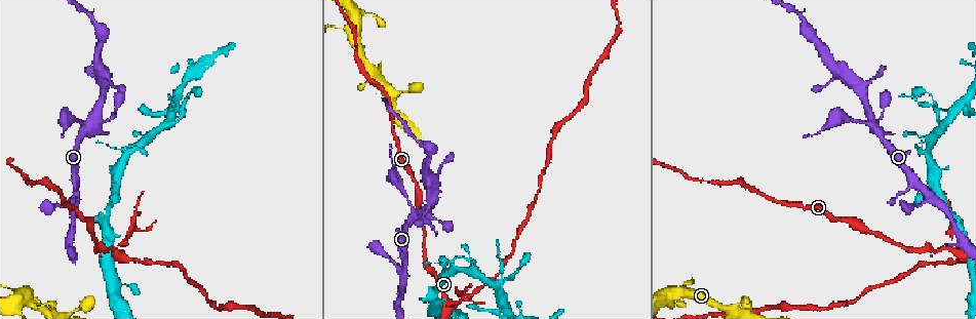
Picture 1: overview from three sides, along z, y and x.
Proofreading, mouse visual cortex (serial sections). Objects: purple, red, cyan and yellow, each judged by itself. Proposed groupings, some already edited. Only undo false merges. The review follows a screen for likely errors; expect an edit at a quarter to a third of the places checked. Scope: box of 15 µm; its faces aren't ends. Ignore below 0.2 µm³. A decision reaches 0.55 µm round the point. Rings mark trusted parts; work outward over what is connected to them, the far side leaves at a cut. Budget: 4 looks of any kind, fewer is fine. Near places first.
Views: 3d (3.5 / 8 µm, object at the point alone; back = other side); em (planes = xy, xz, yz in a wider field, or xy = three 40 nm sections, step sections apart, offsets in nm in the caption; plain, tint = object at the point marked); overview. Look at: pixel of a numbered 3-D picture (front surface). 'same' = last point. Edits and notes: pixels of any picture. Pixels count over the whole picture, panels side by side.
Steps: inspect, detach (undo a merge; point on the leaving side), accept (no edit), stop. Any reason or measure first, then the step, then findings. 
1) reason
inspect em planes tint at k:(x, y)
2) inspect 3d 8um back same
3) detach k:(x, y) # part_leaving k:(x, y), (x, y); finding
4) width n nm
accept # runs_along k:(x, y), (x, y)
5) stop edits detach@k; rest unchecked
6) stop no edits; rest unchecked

narrows sharply
inspect em xy step 3 tint at 1:(335, 28)

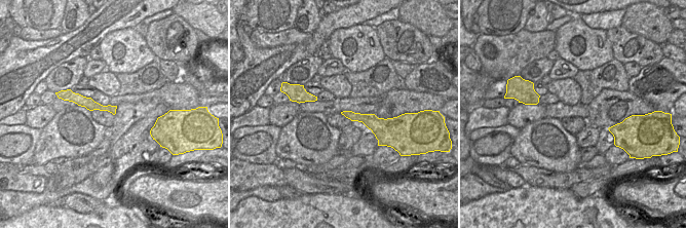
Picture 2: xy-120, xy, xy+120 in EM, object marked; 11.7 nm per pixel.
see where the arms go
inspect 3d 3.5um same

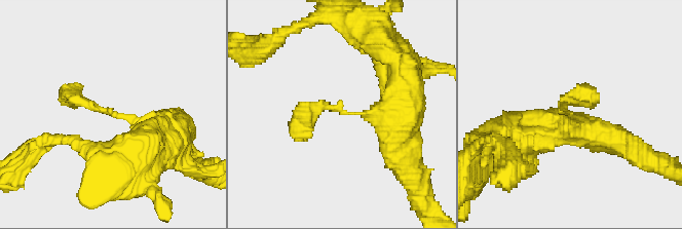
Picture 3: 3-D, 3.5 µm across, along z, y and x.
arm_widths 200, 450 nm
accept # runs_along 2:(75, 96), (90, 105), (113, 110); one cell here

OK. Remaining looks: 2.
arms part here
inspect 3d 3.5um at 1:(122, 256)

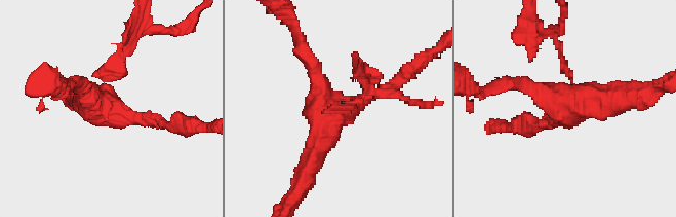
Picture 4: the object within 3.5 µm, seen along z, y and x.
inspect em xy step 3 tint at 4:(568, 108)

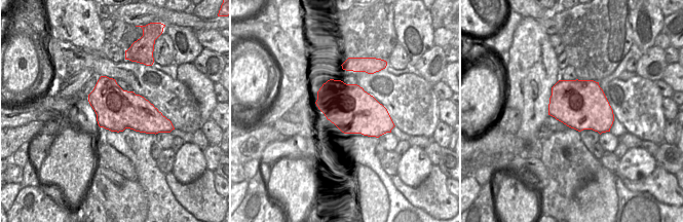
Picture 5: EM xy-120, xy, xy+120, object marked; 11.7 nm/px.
accept # one cell here

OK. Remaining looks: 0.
stop no edits; rest unchecked

